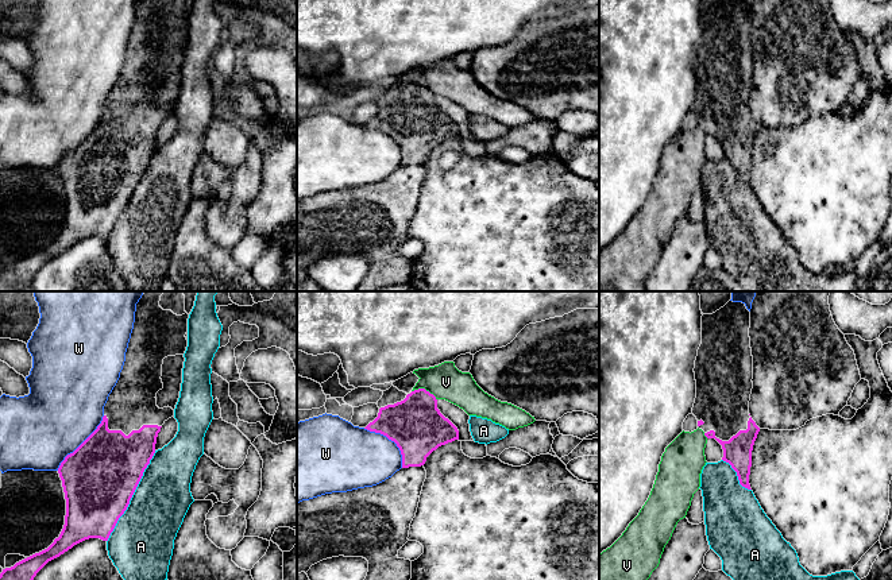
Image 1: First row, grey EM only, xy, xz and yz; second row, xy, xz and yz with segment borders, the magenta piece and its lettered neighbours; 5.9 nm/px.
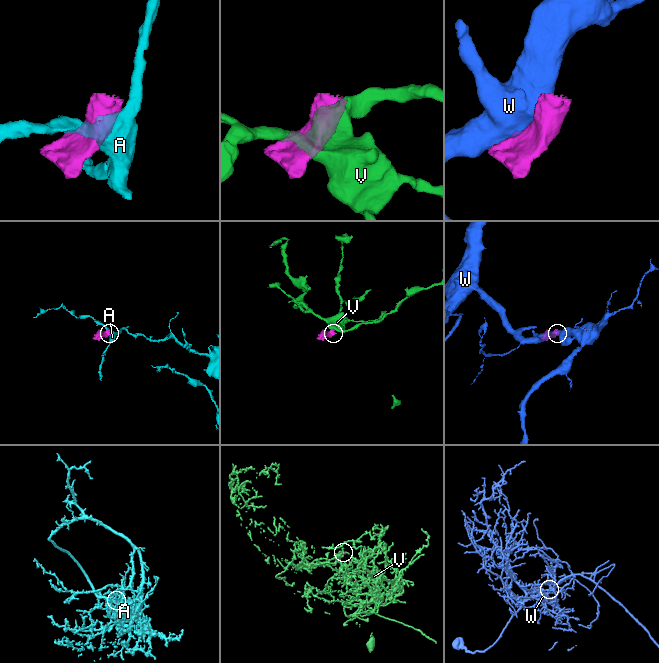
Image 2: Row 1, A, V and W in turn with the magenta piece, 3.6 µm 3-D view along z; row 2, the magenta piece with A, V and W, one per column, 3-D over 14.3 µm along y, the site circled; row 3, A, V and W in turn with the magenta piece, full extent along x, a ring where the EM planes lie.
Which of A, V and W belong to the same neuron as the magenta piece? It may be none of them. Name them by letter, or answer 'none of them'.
none of them

